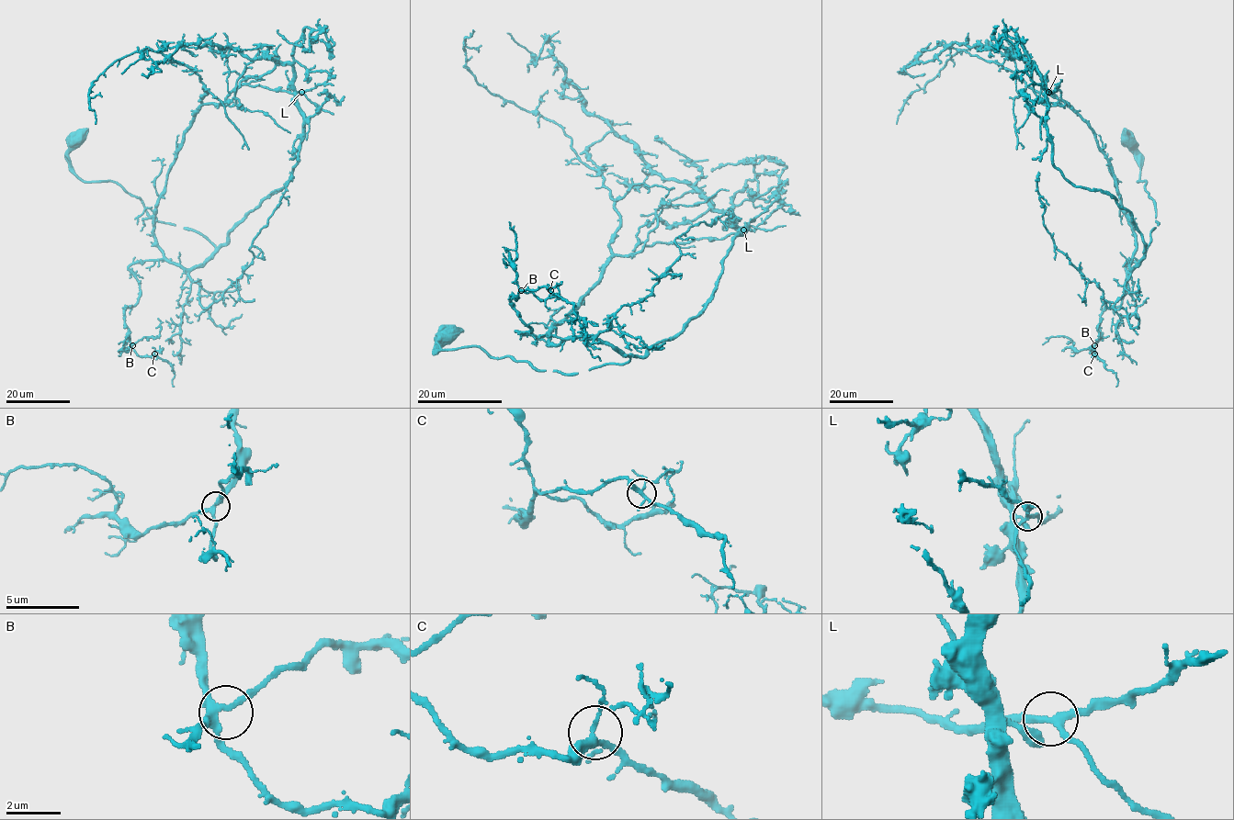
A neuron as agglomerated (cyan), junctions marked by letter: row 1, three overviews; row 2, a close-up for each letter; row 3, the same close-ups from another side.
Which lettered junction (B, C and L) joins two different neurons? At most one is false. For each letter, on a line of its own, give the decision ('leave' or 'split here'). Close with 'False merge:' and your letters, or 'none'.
B: leave
C: leave
L: leave
False merge: none

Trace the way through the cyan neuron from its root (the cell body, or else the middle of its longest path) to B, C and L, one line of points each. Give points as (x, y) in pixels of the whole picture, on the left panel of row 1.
B: (76, 137), (80, 178), (117, 182), (214, 247), (189, 268), (129, 266), (132, 345)
C: (76, 137), (80, 178), (117, 182), (214, 247), (189, 268), (129, 266), (130, 342), (154, 353)
L: (76, 137), (68, 158), (80, 178), (117, 182), (151, 218), (198, 231), (215, 250), (290, 177), (301, 92)

